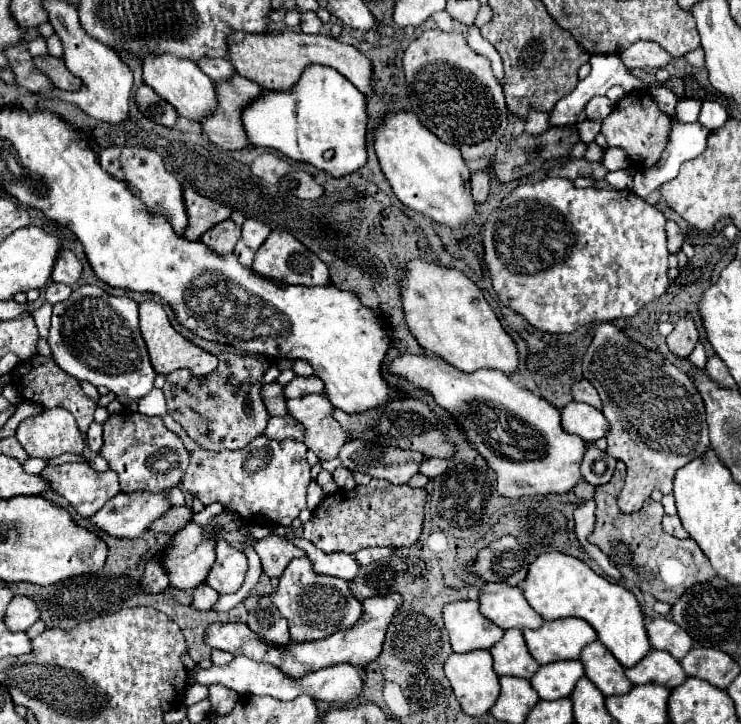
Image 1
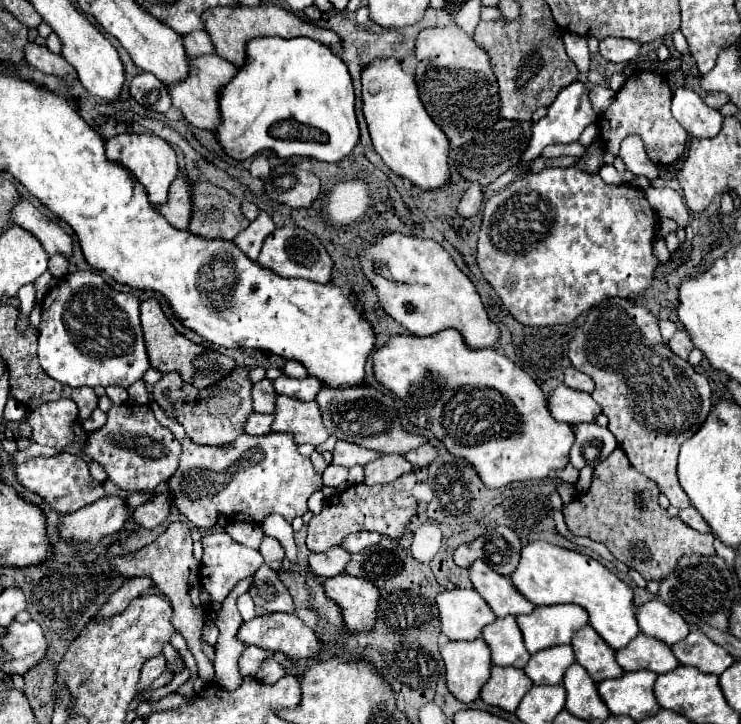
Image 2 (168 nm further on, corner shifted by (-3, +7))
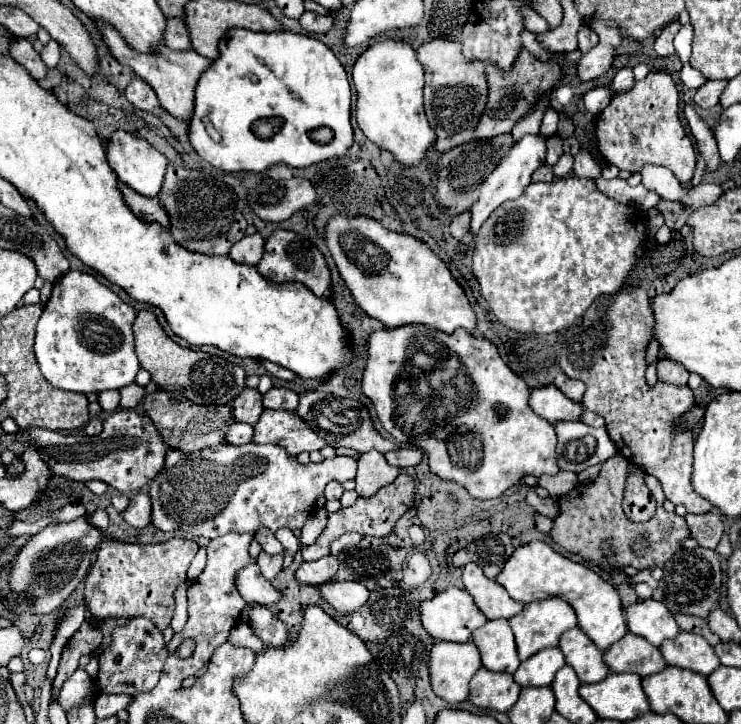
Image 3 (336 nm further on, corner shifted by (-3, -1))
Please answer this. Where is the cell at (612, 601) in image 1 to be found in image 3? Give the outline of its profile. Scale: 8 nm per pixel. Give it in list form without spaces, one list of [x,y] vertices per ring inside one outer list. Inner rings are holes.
[[[532,541],[528,545],[516,547],[516,553],[506,561],[500,577],[496,581],[508,591],[508,595],[520,603],[542,601],[550,597],[560,597],[570,603],[578,613],[578,627],[596,643],[598,649],[606,651],[616,641],[628,633],[624,619],[620,593],[614,585],[604,581],[596,571],[586,565],[574,563],[560,553],[556,553],[544,541]]]

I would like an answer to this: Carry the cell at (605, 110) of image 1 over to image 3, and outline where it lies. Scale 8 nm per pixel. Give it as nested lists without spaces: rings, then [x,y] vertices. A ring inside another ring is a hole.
[[[598,87],[598,89],[592,89],[592,91],[588,91],[584,95],[584,107],[588,109],[588,113],[598,115],[598,113],[602,113],[608,107],[610,99],[612,99],[610,91],[604,89],[604,87]]]

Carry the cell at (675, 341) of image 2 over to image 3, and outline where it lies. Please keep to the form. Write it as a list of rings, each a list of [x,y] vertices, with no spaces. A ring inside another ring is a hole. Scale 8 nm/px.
[[[662,359],[658,363],[658,379],[674,383],[674,385],[686,385],[688,369],[682,363],[676,363],[676,361],[670,361],[670,359]]]

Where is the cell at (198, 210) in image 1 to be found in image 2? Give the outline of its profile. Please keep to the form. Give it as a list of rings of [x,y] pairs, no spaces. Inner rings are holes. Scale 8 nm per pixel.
[[[178,175],[168,189],[168,201],[156,207],[172,227],[188,229],[190,213],[192,213],[192,199],[190,199],[190,181],[184,175]]]

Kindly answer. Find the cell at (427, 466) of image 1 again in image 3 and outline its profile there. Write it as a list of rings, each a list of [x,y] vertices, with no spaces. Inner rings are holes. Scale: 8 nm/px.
[[[400,447],[392,453],[386,453],[384,455],[386,461],[390,465],[396,465],[400,469],[408,469],[408,467],[418,467],[422,463],[422,451],[418,449],[412,449],[412,447]]]

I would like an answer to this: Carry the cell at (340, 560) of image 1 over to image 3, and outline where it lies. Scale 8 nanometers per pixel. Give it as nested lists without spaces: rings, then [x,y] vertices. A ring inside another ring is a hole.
[[[326,555],[318,561],[302,563],[296,571],[296,579],[306,585],[324,585],[334,579],[336,571],[338,571],[338,559],[332,555]]]

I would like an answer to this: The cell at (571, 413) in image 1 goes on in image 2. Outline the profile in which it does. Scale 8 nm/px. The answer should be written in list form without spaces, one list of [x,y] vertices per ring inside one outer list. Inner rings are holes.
[[[558,385],[548,395],[548,411],[556,421],[562,423],[592,423],[600,415],[600,405],[584,391],[574,391],[566,385]]]

